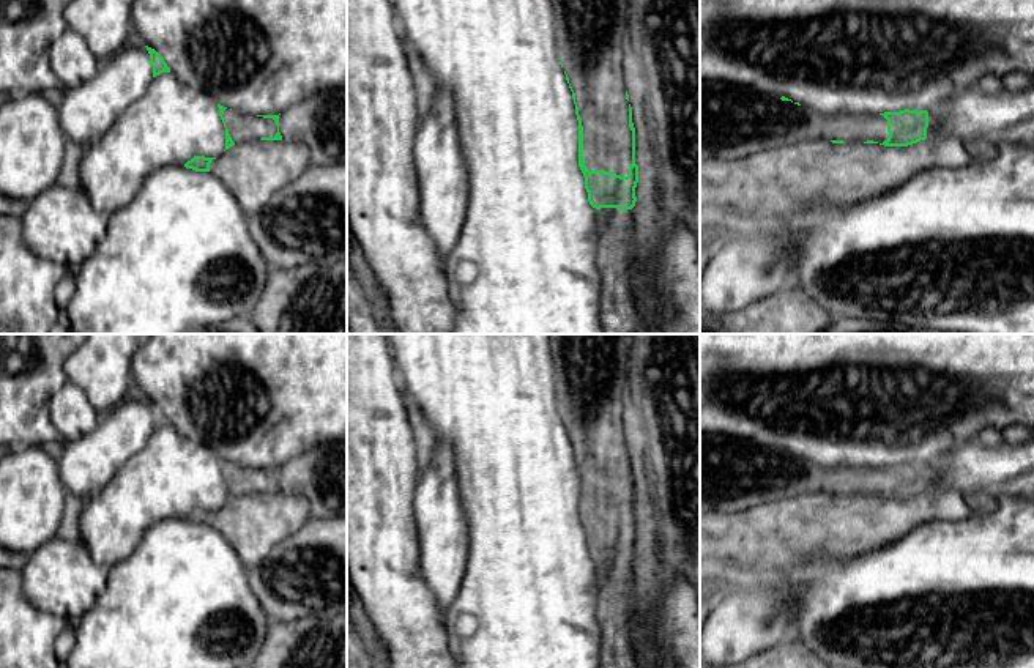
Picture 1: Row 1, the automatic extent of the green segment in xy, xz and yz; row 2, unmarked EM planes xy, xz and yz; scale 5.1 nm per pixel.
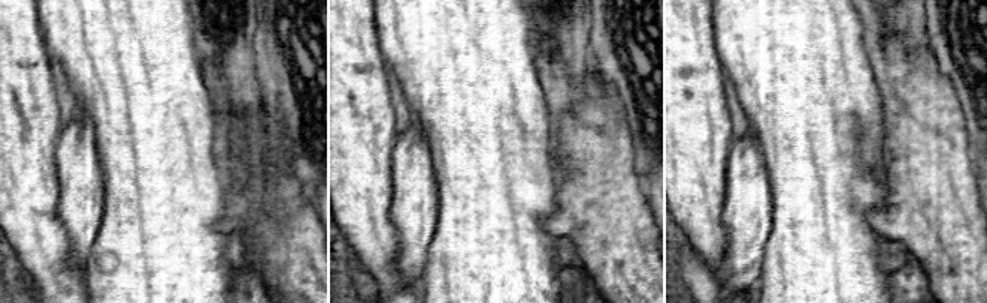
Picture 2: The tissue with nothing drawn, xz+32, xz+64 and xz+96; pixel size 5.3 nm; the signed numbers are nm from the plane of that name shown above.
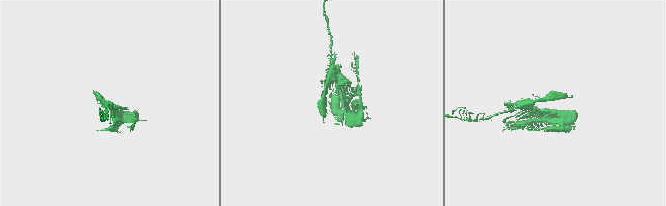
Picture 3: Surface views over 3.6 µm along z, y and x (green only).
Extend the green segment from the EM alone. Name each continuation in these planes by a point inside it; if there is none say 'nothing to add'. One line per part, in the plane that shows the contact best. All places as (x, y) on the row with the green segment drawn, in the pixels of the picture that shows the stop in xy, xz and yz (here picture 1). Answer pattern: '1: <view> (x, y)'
1: xz (590, 33)
2: xz (618, 315)

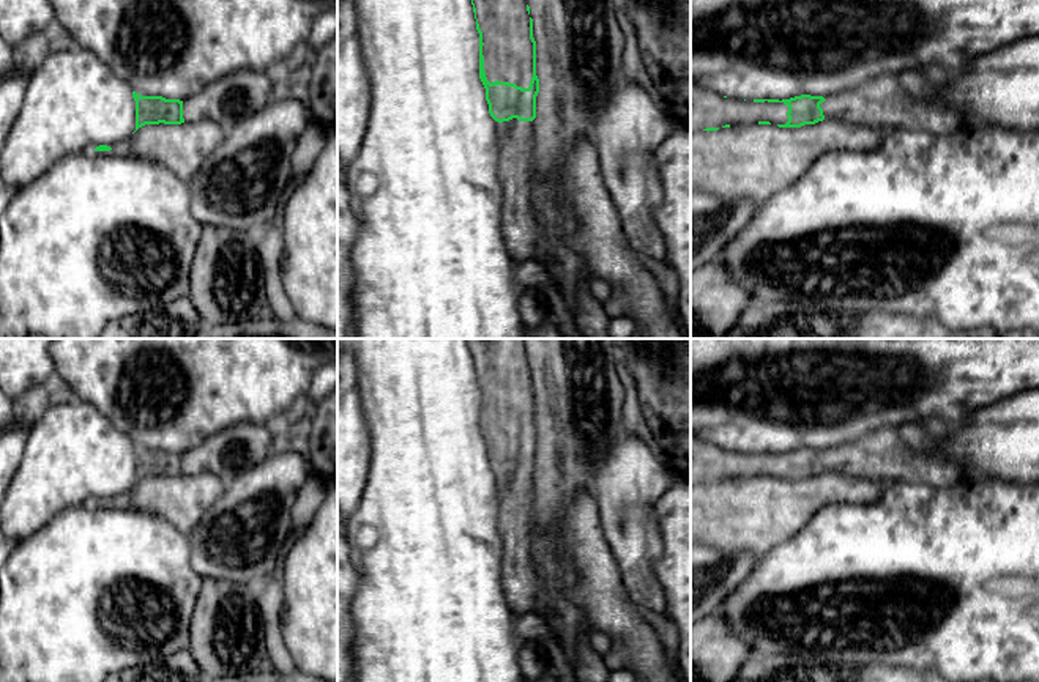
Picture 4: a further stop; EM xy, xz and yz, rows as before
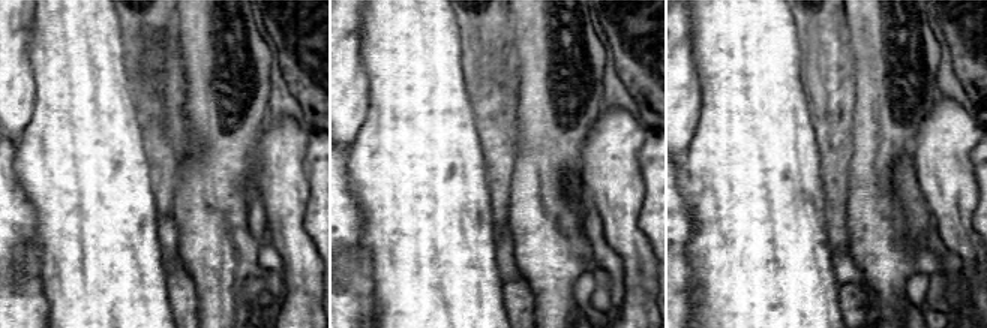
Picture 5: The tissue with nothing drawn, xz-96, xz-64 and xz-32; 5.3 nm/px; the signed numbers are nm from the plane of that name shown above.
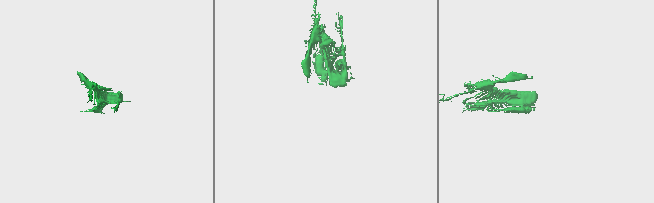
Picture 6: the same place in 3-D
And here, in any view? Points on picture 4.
1: xz (508, 51)
2: xz (516, 142)

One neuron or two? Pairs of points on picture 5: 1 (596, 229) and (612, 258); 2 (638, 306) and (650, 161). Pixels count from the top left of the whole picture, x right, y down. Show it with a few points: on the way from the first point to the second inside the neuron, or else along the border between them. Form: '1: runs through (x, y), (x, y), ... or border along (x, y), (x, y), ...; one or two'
1: runs through (596, 237), (605, 250); one
2: border along (644, 198), (638, 228), (650, 246); two

